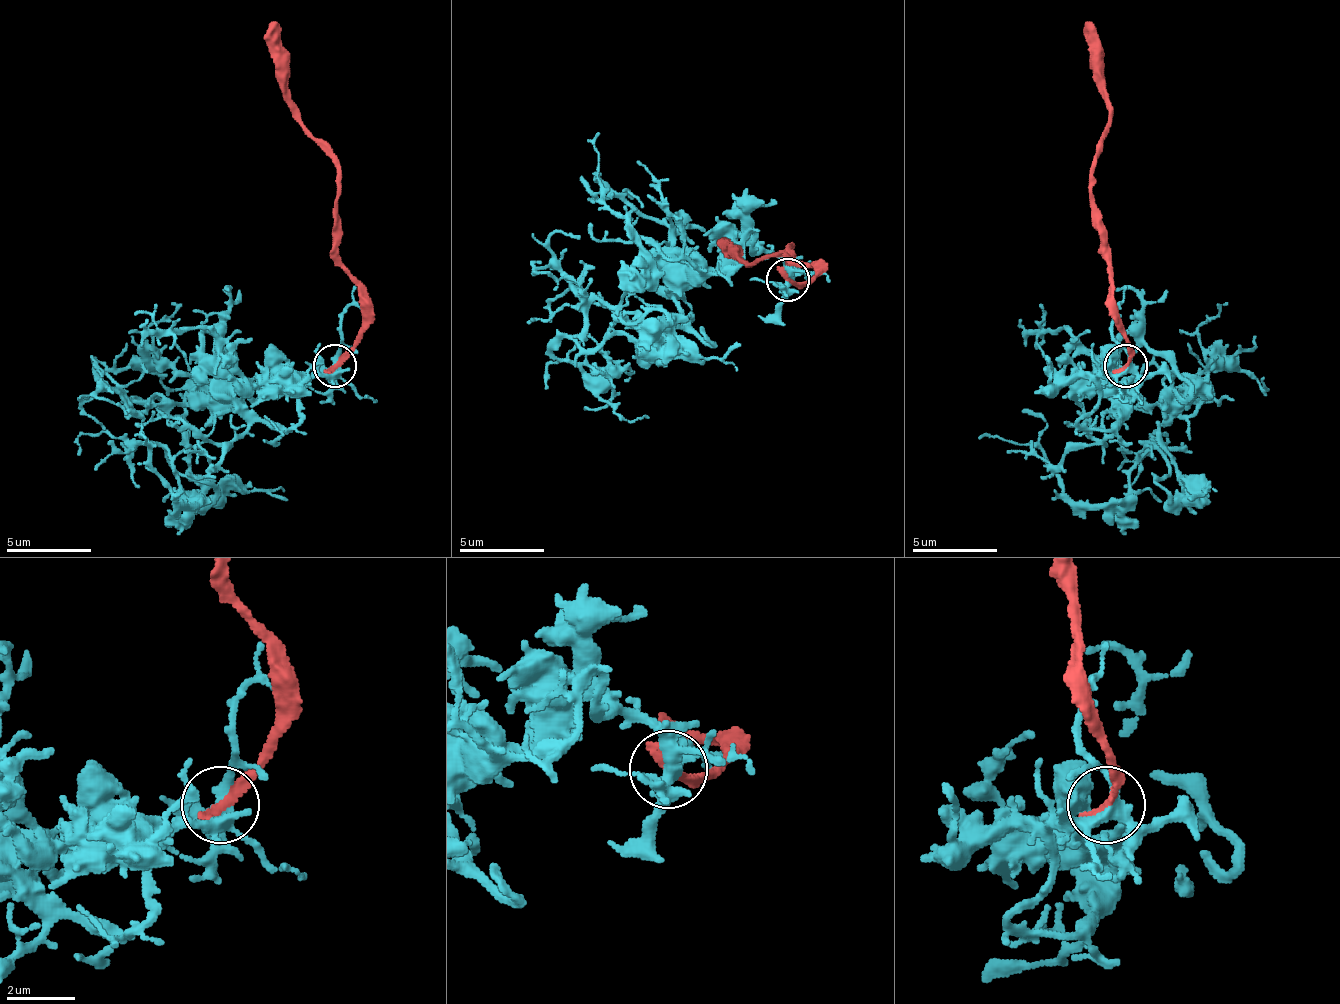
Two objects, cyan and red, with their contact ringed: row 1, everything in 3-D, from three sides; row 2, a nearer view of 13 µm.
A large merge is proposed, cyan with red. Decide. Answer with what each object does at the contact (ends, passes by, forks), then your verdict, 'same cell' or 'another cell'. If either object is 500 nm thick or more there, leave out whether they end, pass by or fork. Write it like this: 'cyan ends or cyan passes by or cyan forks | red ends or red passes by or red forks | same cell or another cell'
cyan forks | red ends | another cell

